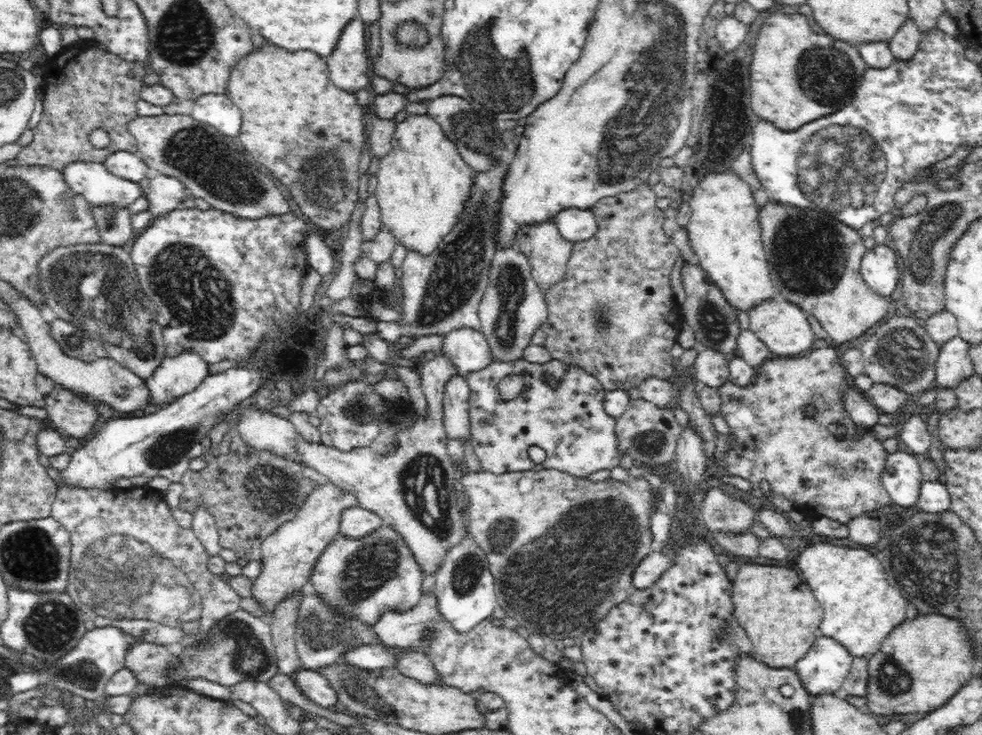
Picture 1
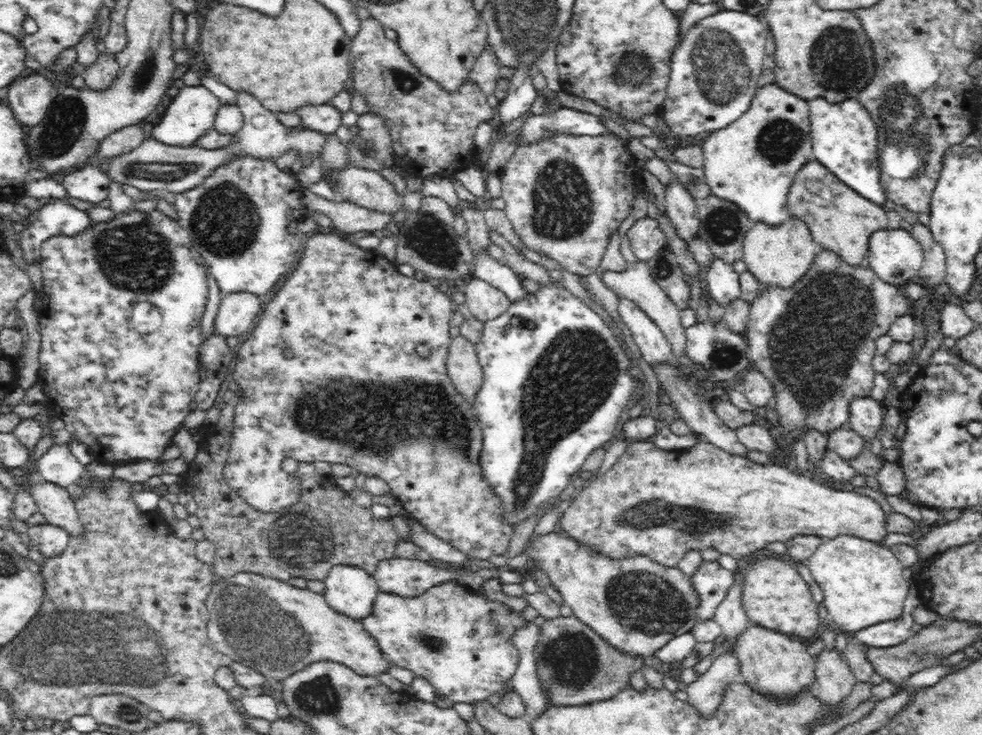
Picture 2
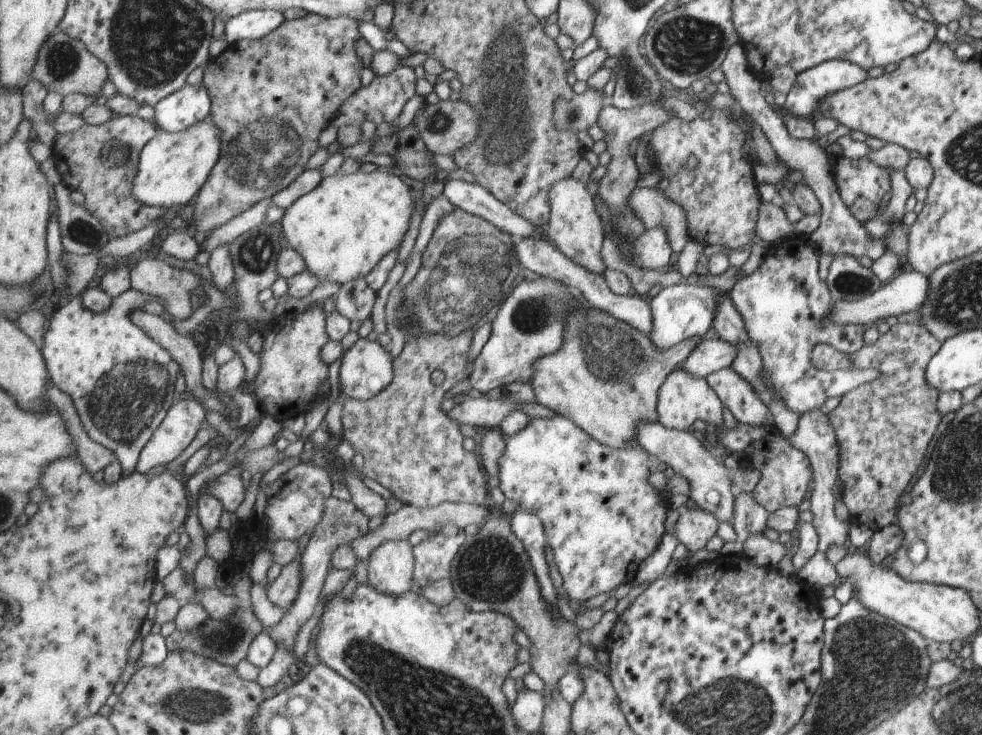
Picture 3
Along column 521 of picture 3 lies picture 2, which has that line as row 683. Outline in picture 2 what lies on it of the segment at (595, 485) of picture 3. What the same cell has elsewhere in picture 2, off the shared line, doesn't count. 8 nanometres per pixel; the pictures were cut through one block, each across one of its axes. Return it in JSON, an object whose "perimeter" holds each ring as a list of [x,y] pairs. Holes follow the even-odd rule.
{"perimeter":[[[446,581],[414,598],[379,590],[373,605],[370,616],[361,620],[367,634],[375,639],[390,663],[429,682],[451,705],[486,701],[500,688],[509,686],[516,674],[520,653],[512,636],[526,628],[529,621],[522,611],[516,611],[504,602],[490,600],[480,592],[473,593],[457,581]]]}

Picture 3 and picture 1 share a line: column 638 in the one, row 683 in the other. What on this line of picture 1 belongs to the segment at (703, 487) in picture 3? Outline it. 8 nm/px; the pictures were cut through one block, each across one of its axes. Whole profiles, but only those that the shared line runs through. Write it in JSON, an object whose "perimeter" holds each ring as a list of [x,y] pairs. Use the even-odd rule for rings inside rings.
{"perimeter":[[[404,651],[397,658],[397,669],[406,676],[420,681],[422,684],[442,684],[441,676],[434,670],[431,660],[420,651]]]}

